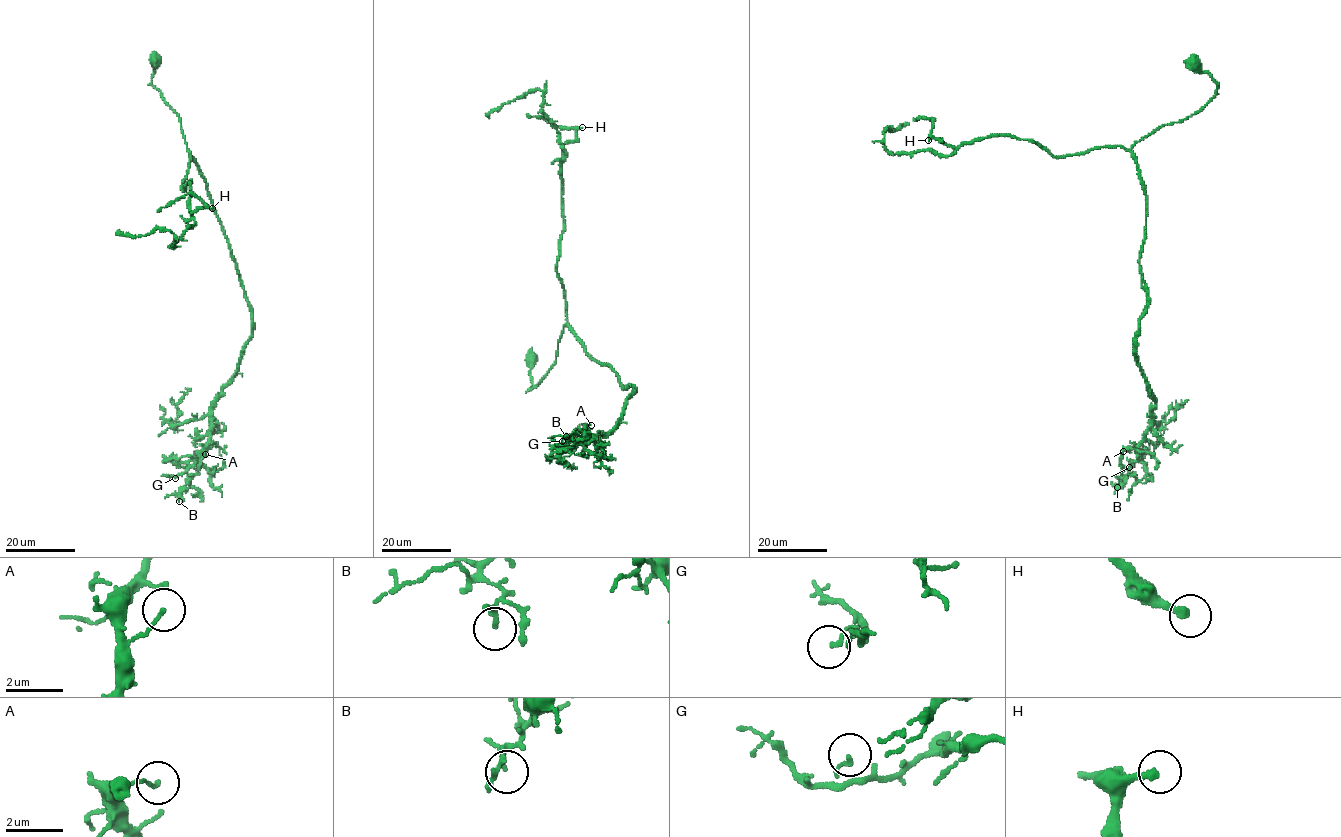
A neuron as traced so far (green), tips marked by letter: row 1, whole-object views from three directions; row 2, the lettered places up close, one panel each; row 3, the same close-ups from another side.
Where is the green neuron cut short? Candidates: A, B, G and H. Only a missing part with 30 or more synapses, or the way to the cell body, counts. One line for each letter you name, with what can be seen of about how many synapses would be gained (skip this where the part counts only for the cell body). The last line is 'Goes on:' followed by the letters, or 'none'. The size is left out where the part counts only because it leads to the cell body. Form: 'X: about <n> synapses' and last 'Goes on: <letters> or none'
H: about 30 synapses
Goes on: H

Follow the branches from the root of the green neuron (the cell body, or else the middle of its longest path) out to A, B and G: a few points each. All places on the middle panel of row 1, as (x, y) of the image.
A: (530, 359), (530, 390), (555, 362), (566, 324), (591, 359), (633, 387), (608, 435), (596, 440), (591, 425)
B: (530, 359), (530, 390), (566, 324), (634, 388), (608, 435), (586, 426), (566, 436)
G: (530, 359), (530, 390), (555, 362), (566, 324), (591, 359), (634, 388), (608, 435), (562, 441)

